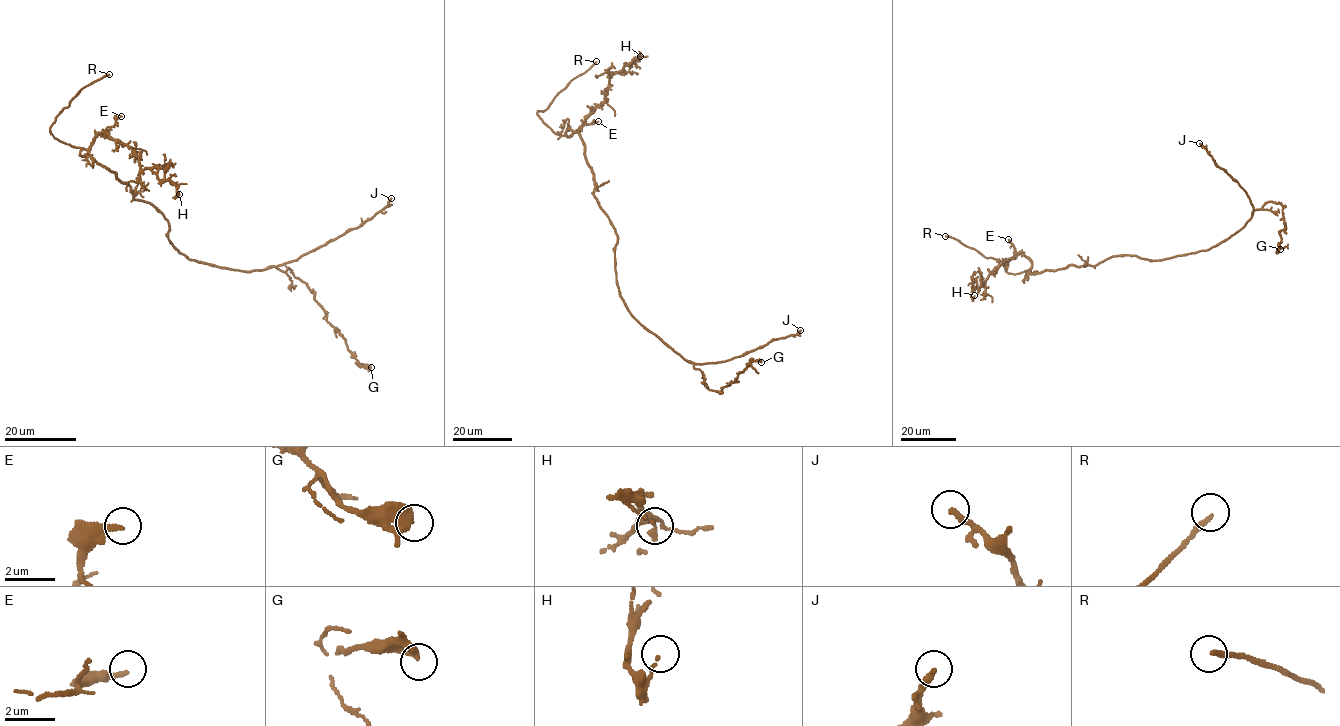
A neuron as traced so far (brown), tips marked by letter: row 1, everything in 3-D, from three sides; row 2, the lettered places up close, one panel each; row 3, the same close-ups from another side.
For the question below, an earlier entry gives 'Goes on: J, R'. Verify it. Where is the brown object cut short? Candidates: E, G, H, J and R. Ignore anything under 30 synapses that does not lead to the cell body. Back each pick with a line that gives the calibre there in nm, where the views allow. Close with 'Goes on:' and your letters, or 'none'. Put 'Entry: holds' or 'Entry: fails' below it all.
J: 240 nm thick
R: 200 nm thick
Goes on: J, R
Entry: holds

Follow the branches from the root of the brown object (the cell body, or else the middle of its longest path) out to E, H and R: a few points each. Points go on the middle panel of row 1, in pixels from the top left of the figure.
E: (616, 243), (615, 229), (594, 195), (594, 174), (584, 141), (569, 129), (565, 133), (567, 136), (598, 121)
H: (616, 243), (594, 195), (584, 141), (565, 133), (602, 103), (611, 74), (640, 56)
R: (616, 243), (615, 229), (594, 195), (594, 174), (581, 135), (569, 129), (556, 134), (537, 112), (596, 61)

